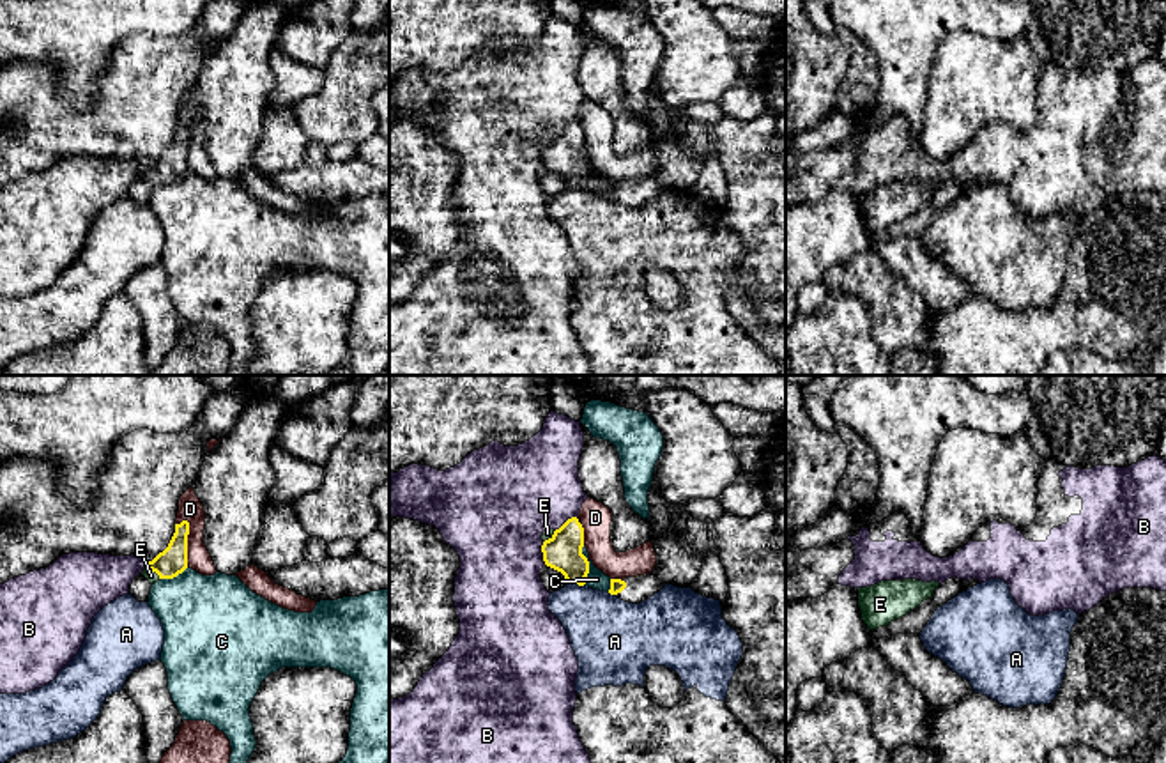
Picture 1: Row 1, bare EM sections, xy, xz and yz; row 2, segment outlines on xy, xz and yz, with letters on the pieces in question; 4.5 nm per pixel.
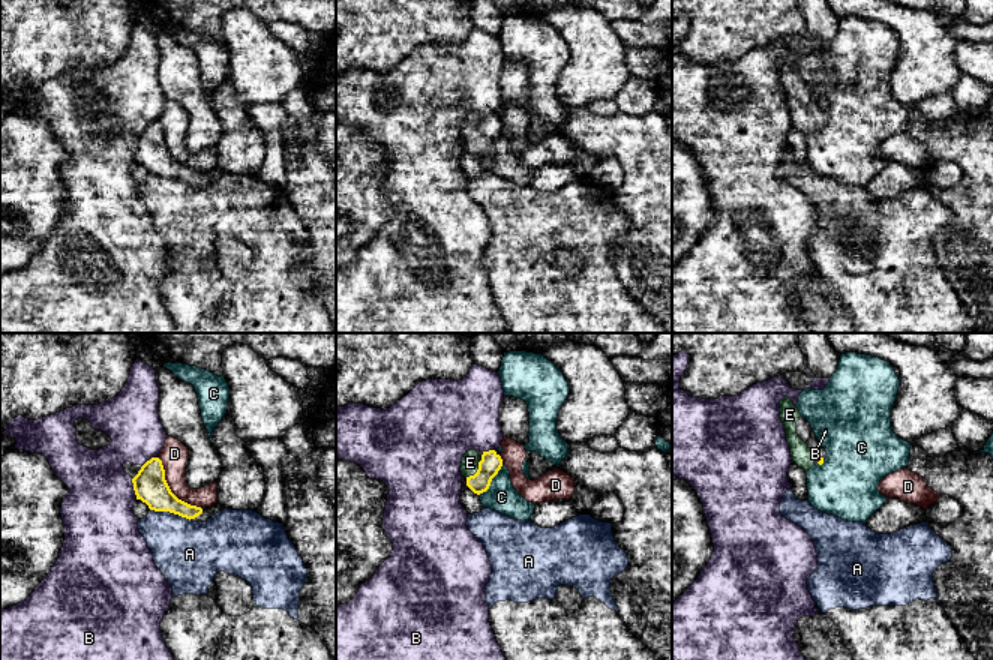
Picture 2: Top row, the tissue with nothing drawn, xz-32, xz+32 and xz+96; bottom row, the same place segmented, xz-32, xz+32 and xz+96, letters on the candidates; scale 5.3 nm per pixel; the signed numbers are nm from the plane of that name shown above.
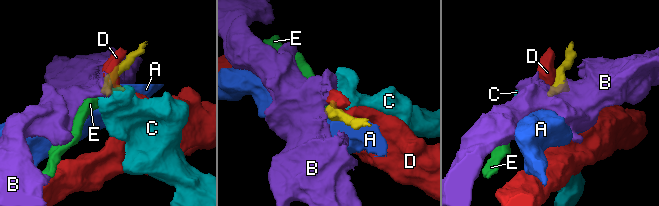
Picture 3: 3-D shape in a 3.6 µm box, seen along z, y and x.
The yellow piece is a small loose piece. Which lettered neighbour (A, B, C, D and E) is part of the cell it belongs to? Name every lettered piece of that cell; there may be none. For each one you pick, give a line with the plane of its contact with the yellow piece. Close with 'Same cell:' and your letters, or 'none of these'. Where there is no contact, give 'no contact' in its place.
E: meets yellow in xy
Same cell: E

